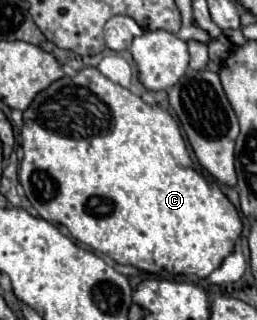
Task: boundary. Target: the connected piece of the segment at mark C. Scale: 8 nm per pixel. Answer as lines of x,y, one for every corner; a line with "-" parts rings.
81,68
77,76
63,76
49,84
49,88
41,90
31,106
23,112
23,130
21,130
21,148
23,148
23,160
19,168
19,182
25,190
27,200
31,206
39,212
39,216
47,222
57,222
69,228
75,240
91,246
93,250
107,254
111,260
119,264
131,264
143,272
149,274
195,274
199,278
207,278
215,268
221,266
225,256
233,252
235,240
241,236
241,218
235,210
235,206
227,200
227,196
219,190
219,186
209,186
209,182
203,178
197,166
193,166
193,160
189,158
187,146
183,142
183,136
179,132
177,122
171,118
171,114
159,106
145,104
139,96
131,94
127,88
113,84
109,78
105,78
97,68

